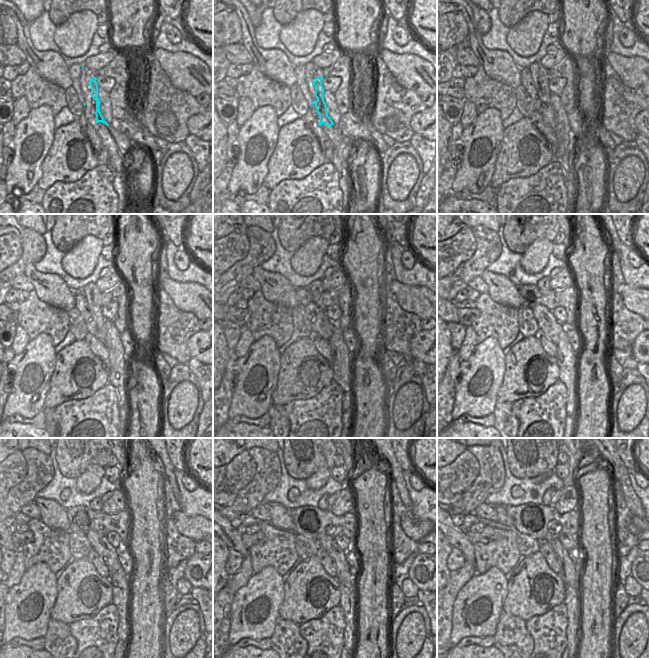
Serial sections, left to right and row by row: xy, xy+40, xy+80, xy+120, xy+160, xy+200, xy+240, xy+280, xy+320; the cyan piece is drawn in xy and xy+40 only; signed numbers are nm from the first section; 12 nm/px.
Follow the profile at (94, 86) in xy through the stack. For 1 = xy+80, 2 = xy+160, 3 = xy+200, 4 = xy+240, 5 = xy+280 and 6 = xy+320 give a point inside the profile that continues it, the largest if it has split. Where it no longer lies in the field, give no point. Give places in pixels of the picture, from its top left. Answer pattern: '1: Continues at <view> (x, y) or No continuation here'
1: Continues at xy+80 (541, 100)
2: Continues at xy+160 (320, 322)
3: Continues at xy+200 (546, 321)
4: Continues at xy+240 (110, 555)
5: Continues at xy+280 (343, 573)
6: Continues at xy+320 (568, 574)

